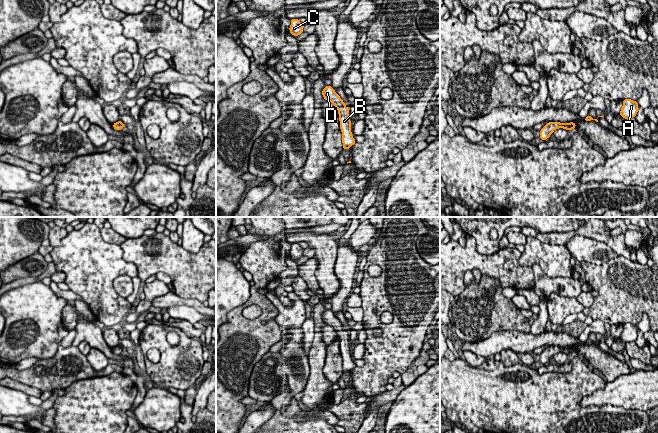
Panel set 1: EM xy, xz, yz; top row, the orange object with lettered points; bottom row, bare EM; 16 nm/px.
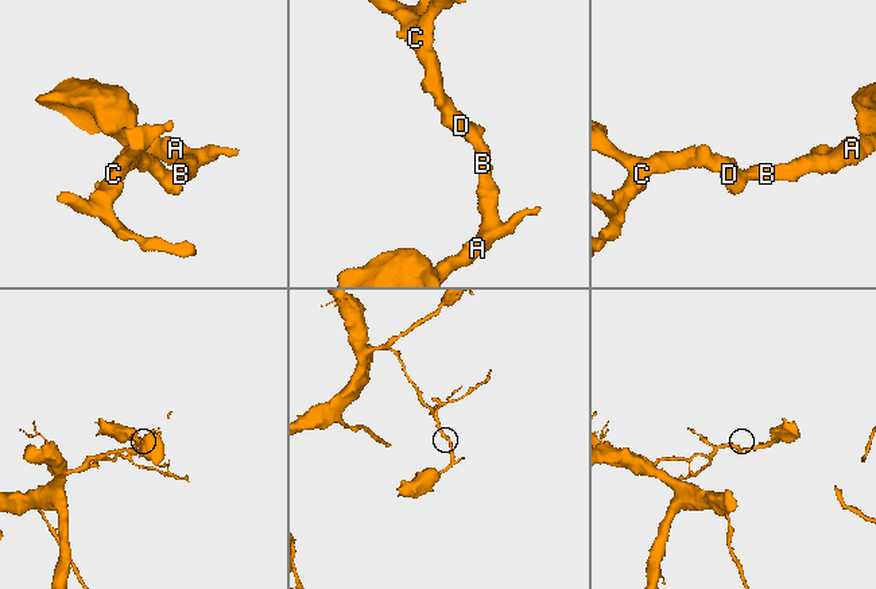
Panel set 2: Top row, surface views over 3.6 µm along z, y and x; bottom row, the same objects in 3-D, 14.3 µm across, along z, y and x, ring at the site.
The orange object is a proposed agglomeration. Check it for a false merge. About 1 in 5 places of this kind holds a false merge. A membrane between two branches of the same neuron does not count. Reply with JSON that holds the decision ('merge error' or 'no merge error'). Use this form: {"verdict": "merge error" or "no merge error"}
{"verdict": "no merge error"}

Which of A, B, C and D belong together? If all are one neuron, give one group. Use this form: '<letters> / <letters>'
A B C D

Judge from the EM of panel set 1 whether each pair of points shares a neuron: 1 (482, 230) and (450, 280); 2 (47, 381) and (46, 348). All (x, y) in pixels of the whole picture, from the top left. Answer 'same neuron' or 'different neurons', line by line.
1: different neurons
2: different neurons

